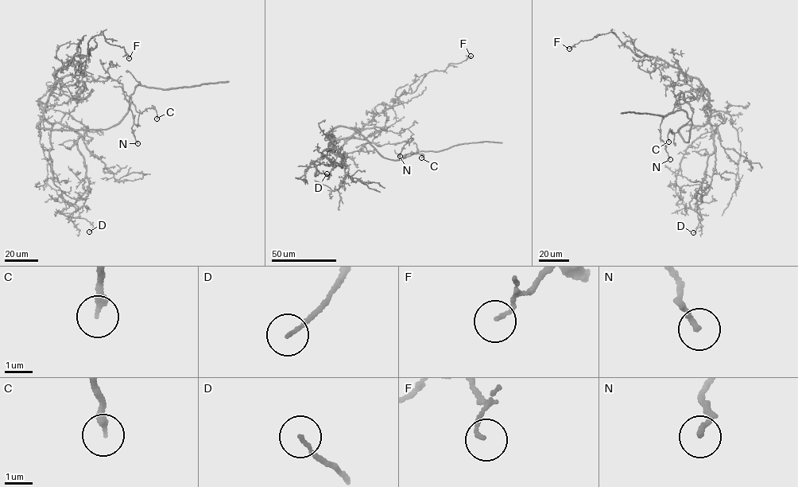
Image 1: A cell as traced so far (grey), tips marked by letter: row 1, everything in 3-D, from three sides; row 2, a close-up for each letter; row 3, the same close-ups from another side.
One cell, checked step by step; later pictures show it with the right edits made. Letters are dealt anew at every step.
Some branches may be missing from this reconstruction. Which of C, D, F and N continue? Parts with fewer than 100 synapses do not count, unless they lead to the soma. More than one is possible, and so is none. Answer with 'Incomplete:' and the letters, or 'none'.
Incomplete: none

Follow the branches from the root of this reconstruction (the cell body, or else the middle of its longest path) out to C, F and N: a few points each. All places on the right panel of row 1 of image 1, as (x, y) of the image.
C: (701, 126), (679, 128), (686, 142), (690, 120), (675, 133), (668, 131), (668, 142)
F: (701, 126), (708, 121), (709, 103), (696, 78), (657, 58), (634, 53), (613, 32), (581, 40), (569, 48)
N: (701, 126), (710, 114), (705, 89), (699, 97), (678, 100), (663, 116), (660, 138), (670, 159)

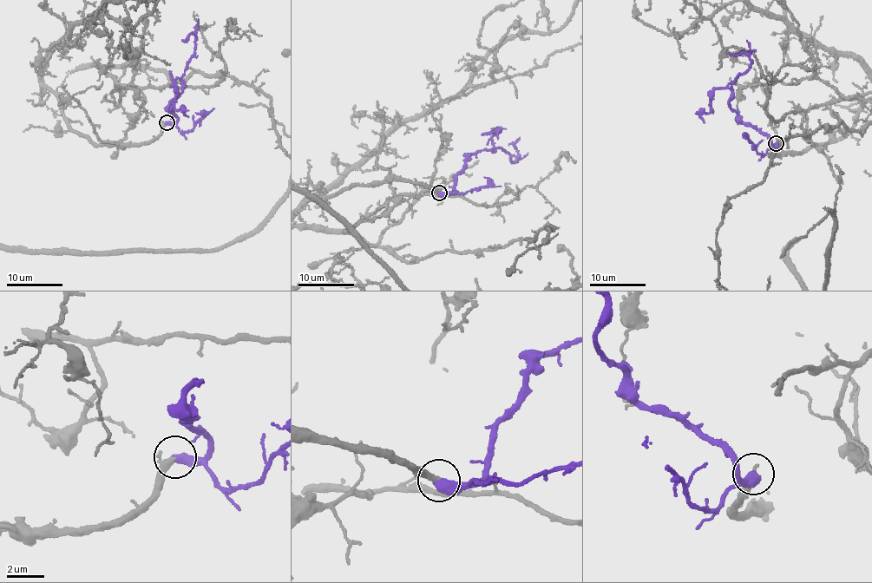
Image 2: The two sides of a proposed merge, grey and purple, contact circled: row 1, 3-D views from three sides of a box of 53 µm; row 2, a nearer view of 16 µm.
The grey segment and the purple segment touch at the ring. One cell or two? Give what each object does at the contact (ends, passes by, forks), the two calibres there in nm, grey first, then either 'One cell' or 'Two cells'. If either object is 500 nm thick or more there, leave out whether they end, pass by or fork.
Thickness 240 nm (grey) against 550 nm. One cell

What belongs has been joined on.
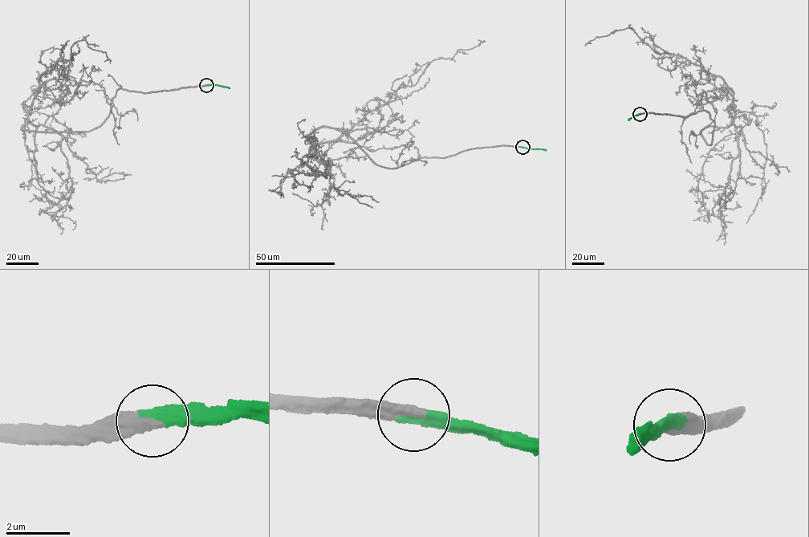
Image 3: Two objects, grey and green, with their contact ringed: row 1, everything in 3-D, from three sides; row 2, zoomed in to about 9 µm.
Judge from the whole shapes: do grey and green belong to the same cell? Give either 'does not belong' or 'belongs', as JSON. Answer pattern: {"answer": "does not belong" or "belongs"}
{"answer": "belongs"}

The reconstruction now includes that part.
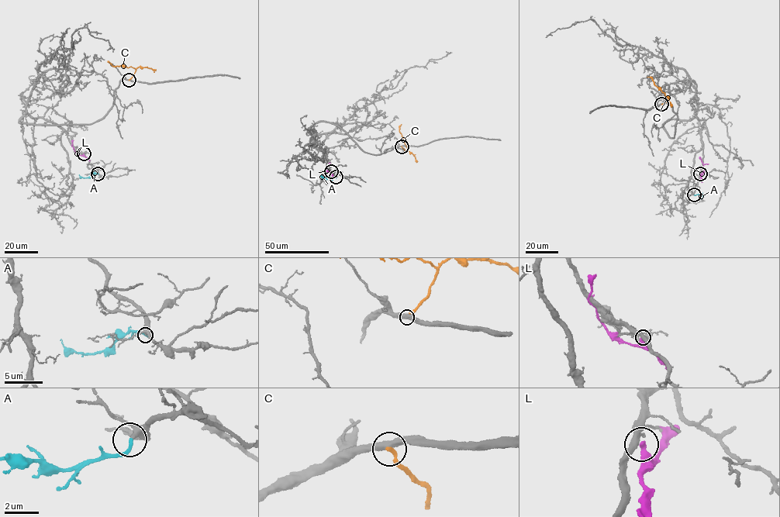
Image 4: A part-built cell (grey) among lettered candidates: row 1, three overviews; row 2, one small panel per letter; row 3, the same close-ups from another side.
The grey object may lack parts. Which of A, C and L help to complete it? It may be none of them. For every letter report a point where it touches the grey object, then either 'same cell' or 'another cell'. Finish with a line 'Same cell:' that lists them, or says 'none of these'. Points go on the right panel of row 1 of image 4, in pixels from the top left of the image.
A: meets grey at (694, 194); same cell
C: meets grey at (661, 104); another cell
L: meets grey at (700, 174); another cell
Same cell: A

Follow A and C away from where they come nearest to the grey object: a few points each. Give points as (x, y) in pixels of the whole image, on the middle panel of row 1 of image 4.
A: (336, 177), (331, 179), (321, 175)
C: (402, 146), (405, 150), (407, 149), (399, 130), (402, 124)

